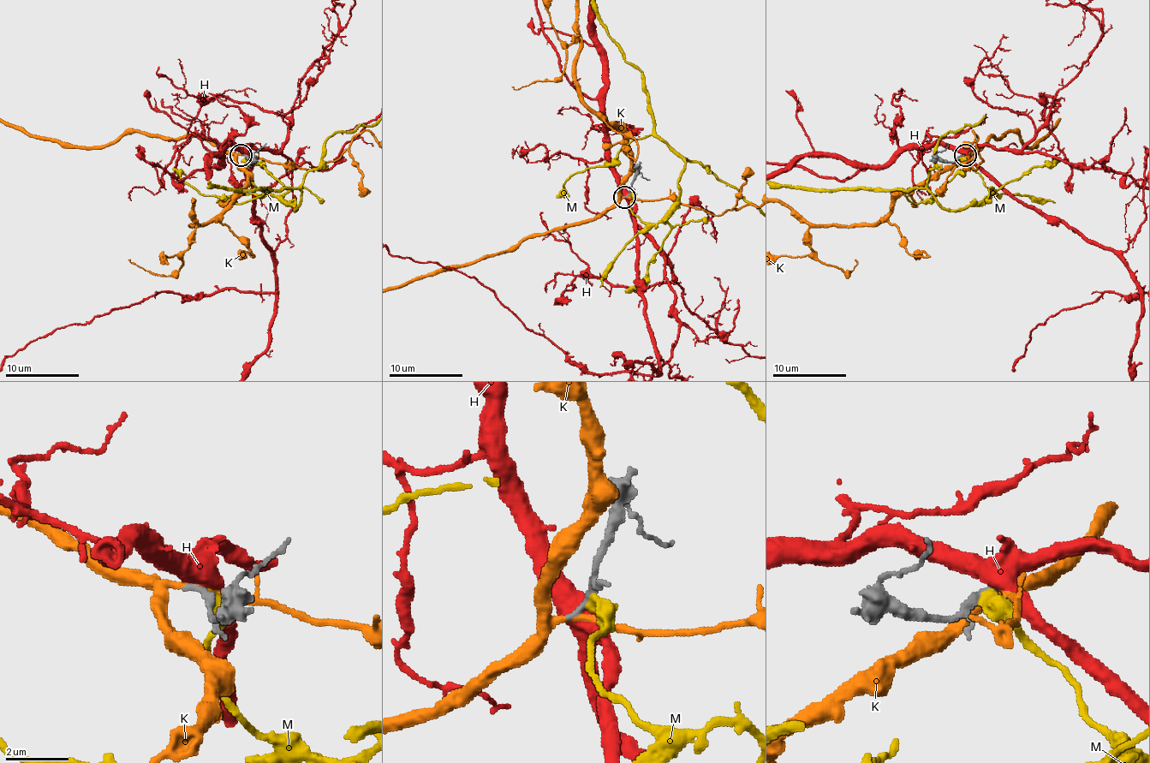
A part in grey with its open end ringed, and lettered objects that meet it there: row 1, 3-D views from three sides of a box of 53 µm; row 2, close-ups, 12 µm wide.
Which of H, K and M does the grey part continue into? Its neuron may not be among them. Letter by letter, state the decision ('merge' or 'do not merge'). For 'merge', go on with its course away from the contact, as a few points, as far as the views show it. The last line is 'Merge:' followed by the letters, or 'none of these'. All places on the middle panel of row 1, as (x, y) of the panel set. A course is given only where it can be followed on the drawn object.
H: do not merge
K: do not merge
M: do not merge
Merge: none of these

